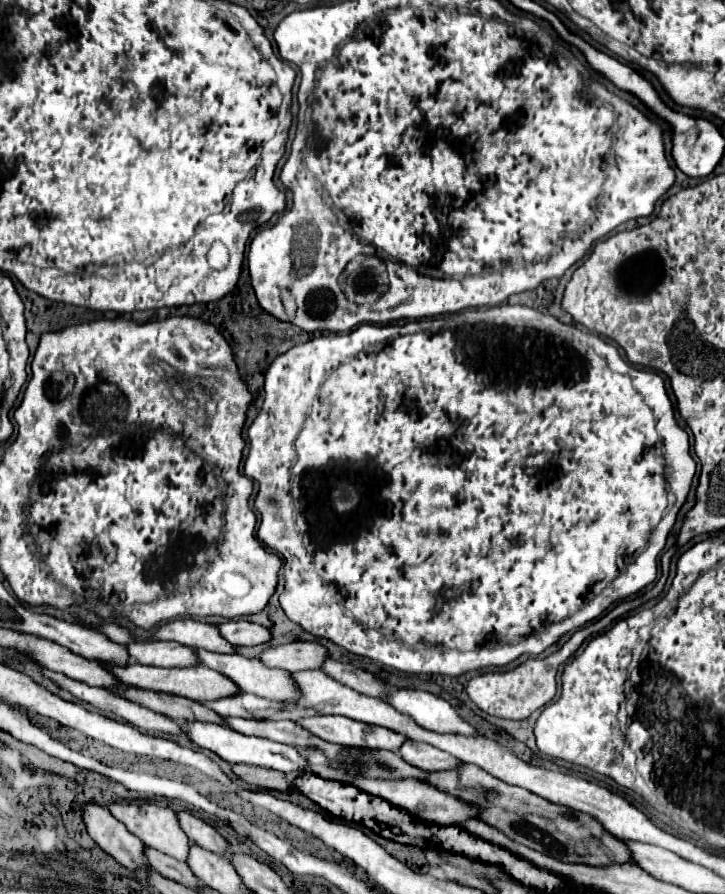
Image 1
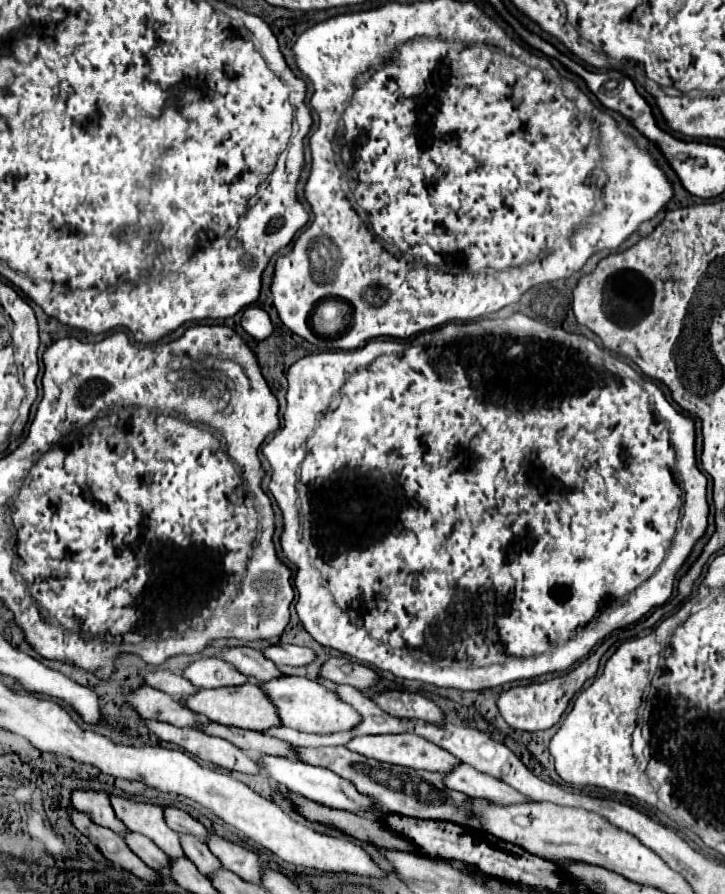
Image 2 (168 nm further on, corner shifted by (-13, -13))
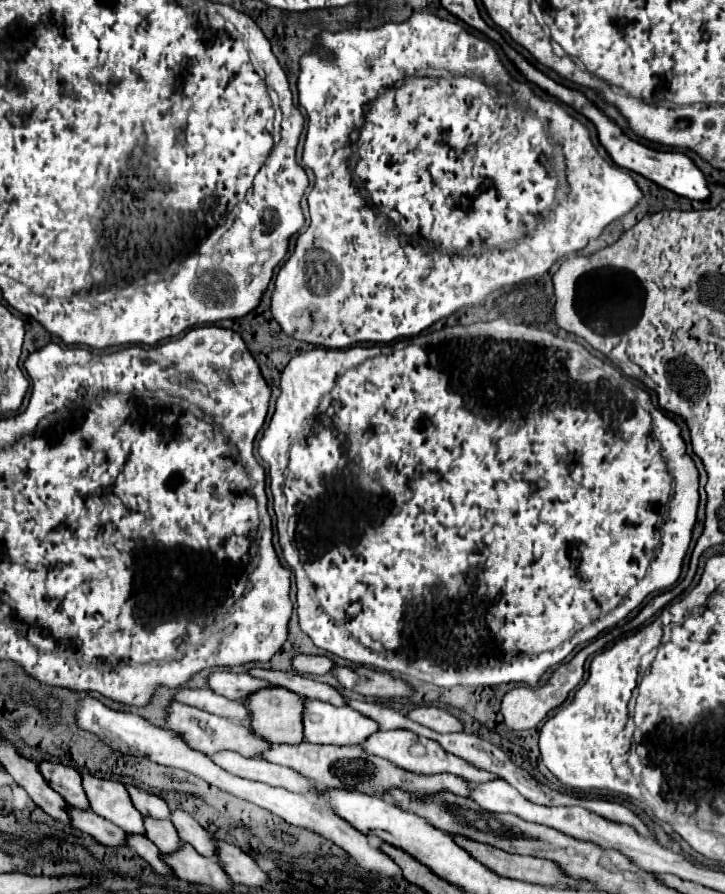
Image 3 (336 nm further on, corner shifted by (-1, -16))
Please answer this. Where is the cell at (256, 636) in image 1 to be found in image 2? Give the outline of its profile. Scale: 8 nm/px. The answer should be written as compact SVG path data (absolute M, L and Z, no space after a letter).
M268 645L262 649L262 655L274 665L308 665L314 659L314 651L298 645Z

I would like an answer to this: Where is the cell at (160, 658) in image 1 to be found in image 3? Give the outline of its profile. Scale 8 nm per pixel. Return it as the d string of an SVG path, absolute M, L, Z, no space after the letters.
M212 672L210 674L210 688L222 696L228 696L232 700L248 700L252 692L258 692L262 688L270 688L274 684L254 678L250 674L234 674L234 672Z

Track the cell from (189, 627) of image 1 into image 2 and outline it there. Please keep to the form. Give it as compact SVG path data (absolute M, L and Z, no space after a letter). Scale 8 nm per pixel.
M224 647L220 649L220 659L234 665L240 673L256 677L258 681L268 681L280 675L278 667L272 661L268 661L260 651L250 647Z

